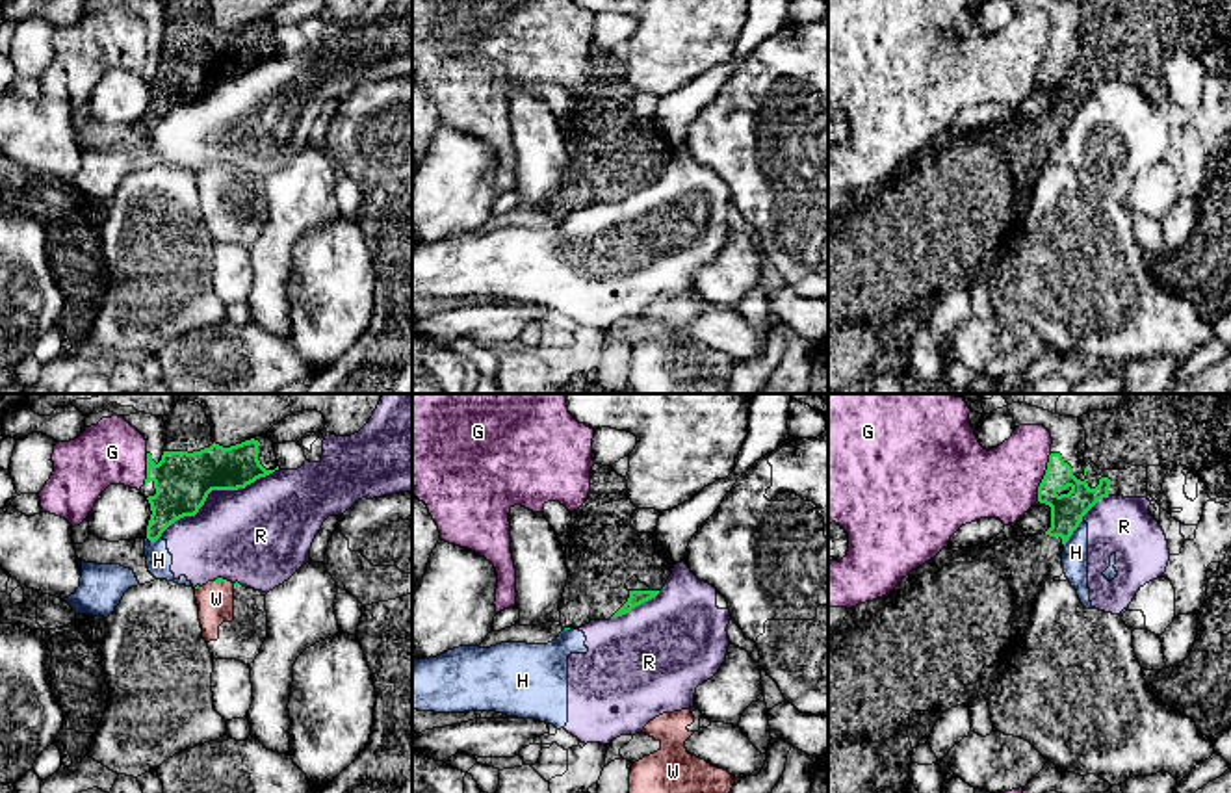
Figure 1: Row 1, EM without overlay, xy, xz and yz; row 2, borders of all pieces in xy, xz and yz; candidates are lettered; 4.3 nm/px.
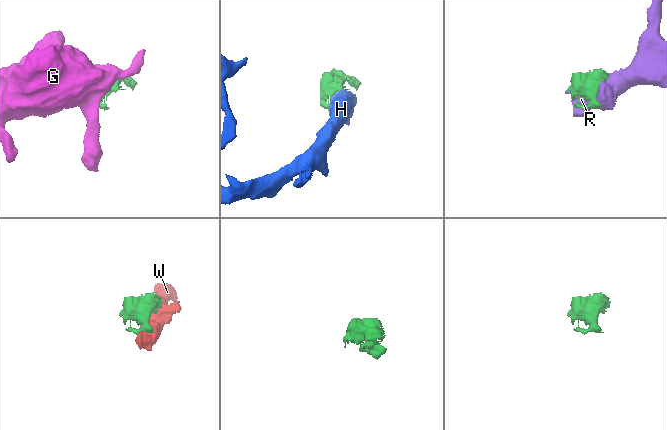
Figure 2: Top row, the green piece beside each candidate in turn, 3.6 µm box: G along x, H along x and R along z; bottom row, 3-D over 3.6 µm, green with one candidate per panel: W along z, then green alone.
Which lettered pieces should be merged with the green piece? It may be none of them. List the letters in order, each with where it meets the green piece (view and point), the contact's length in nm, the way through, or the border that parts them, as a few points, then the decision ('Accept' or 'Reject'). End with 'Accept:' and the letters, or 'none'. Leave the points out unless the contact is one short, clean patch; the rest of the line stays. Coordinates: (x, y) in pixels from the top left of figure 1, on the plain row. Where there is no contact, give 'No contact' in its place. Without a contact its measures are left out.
G: Touches green at yz (1044, 62). Shared border 220 nm. Boundary: yz (1051, 38), (1036, 84). Reject
H: Touches green at yz (1072, 117). Shared border 150 nm. Boundary: yz (1083, 104), (1064, 130). Reject
R: Touches green at xy (216, 73). Shared border 600 nm. Reject
W: Touches green at xy (220, 164). Shared border 60 nm. Boundary: xy (214, 164), (225, 164). Reject
Accept: none

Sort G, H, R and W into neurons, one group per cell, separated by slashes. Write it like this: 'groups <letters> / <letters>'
groups G / H R / W

